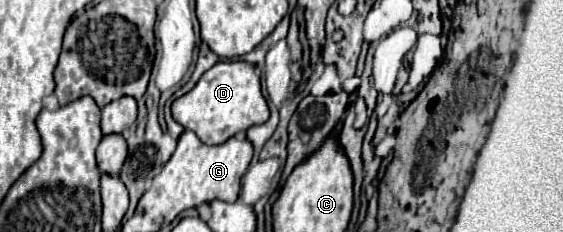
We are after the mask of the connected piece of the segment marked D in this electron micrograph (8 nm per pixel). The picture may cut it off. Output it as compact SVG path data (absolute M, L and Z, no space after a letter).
M243 60L217 62L199 78L191 92L179 96L171 104L171 112L175 122L179 122L185 130L195 132L205 144L221 144L237 132L263 124L269 118L259 76L255 74L255 68Z

